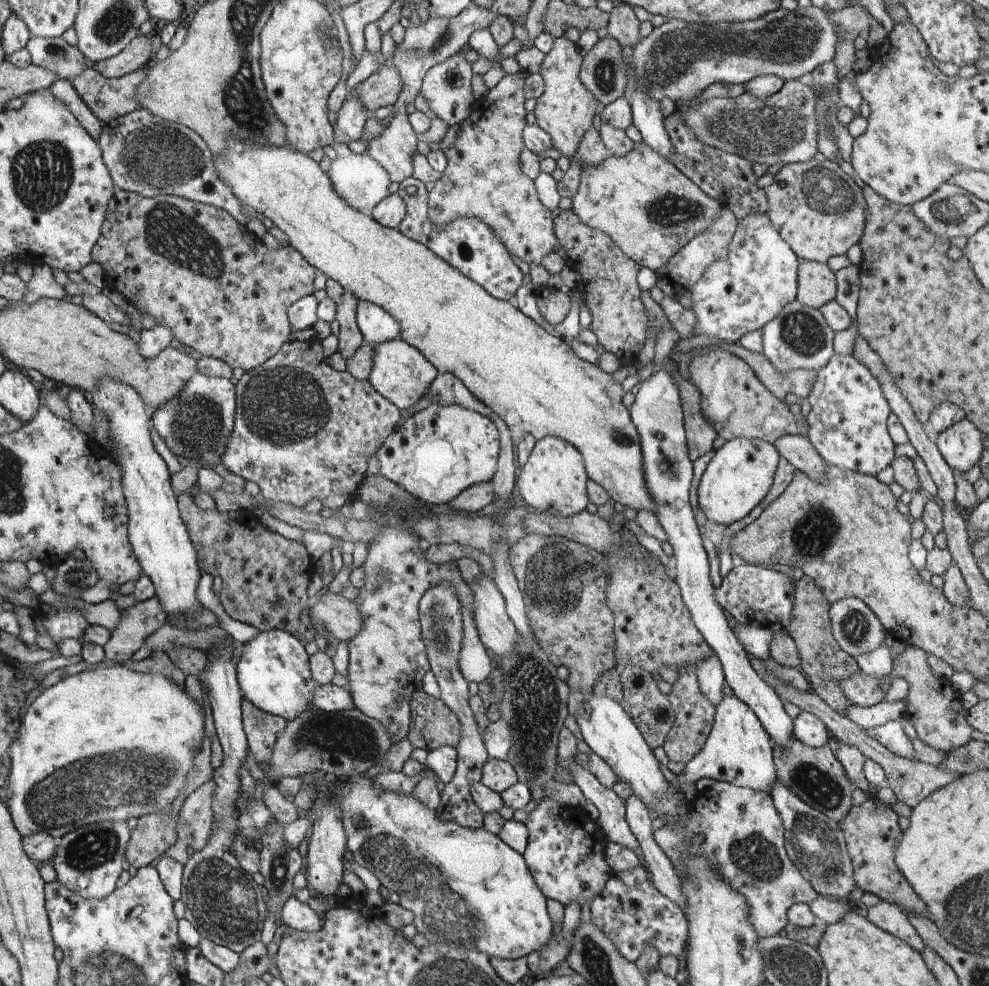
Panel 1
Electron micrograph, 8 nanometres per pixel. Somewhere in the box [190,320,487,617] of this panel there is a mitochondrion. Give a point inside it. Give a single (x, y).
(285, 405)

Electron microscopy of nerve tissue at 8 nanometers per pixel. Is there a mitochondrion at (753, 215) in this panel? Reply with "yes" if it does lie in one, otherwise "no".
no

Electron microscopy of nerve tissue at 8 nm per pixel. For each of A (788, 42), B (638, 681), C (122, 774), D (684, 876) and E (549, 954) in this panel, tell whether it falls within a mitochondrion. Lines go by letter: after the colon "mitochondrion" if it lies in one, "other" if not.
A: mitochondrion
B: other
C: mitochondrion
D: other
E: other

